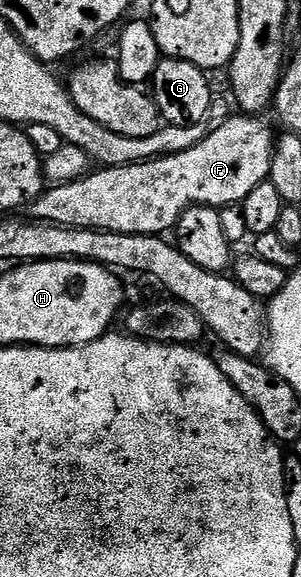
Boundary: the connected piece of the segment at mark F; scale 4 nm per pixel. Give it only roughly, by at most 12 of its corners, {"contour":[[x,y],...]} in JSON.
{"contour":[[237,113],[193,148],[42,191],[32,218],[164,236],[239,205],[275,131]]}

